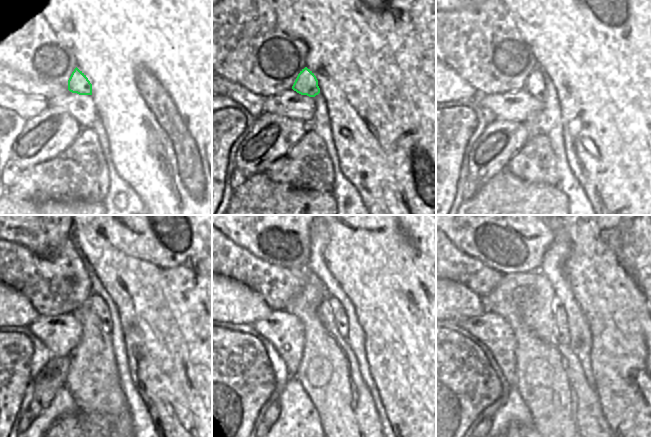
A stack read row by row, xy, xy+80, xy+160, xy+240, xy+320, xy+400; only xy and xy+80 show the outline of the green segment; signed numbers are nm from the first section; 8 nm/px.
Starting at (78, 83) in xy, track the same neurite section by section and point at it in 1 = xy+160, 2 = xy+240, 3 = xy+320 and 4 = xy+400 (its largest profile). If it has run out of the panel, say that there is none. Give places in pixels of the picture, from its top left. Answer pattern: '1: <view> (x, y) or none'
1: xy+160 (534, 85)
2: xy+240 (96, 303)
3: xy+320 (340, 319)
4: xy+400 (561, 317)

